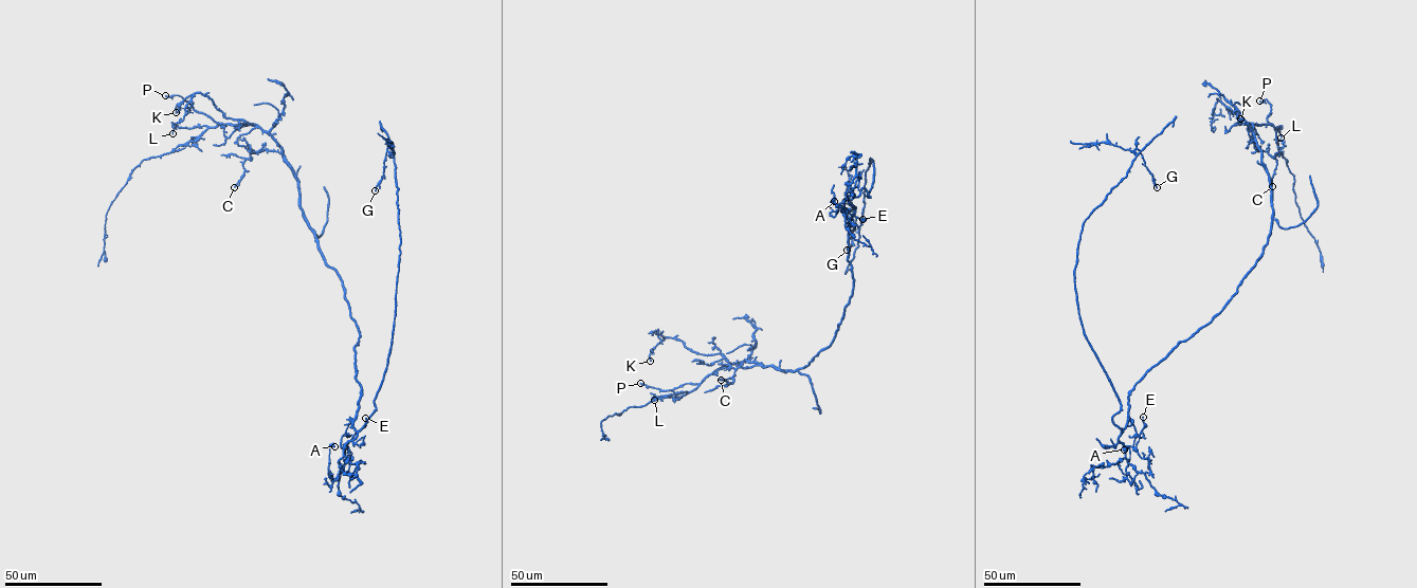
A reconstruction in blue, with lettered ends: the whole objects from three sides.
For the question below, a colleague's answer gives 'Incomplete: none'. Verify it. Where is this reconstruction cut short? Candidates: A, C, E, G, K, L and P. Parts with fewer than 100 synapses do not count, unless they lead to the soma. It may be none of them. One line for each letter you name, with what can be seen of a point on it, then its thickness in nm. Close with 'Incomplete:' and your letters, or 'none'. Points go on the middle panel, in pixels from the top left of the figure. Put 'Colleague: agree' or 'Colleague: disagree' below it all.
Incomplete: none
Colleague: agree

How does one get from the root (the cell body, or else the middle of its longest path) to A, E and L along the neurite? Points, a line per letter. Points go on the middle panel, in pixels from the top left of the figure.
A: (853, 277), (854, 195), (840, 204), (842, 212), (833, 202), (830, 207), (834, 201)
E: (853, 277), (848, 260), (849, 220), (855, 208), (849, 201), (854, 196), (851, 194), (843, 208), (863, 219)
L: (853, 277), (852, 296), (832, 342), (805, 367), (786, 371), (755, 363), (725, 365), (686, 394), (654, 400)

